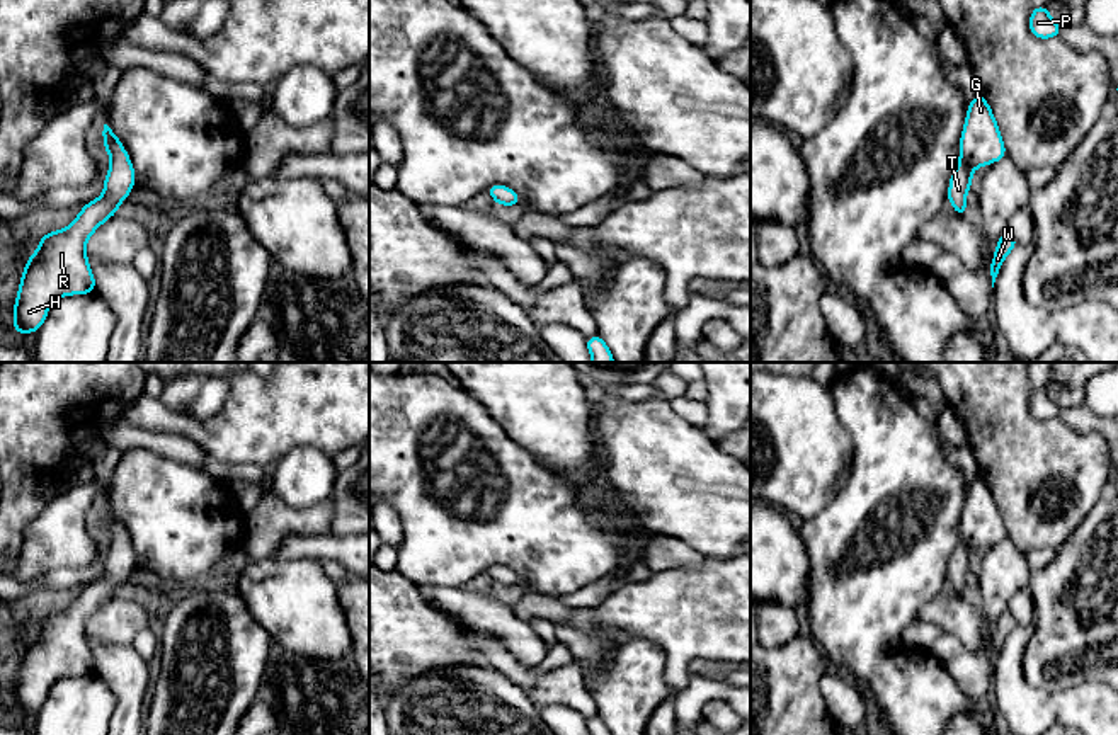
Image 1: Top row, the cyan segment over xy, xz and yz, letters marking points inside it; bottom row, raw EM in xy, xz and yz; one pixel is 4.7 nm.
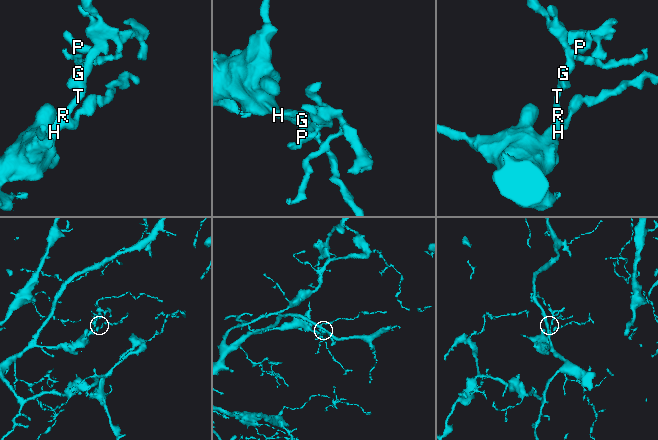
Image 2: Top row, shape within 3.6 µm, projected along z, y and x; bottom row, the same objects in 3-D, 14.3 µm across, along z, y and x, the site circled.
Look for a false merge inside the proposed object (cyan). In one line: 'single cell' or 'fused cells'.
single cell

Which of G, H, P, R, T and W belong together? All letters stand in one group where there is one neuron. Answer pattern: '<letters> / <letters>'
G H P R T W

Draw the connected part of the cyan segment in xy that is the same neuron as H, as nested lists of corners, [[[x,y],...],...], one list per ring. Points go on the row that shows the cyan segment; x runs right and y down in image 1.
[[[104,124],[102,136],[111,157],[104,194],[85,204],[70,226],[48,233],[39,240],[39,248],[24,267],[14,305],[14,332],[24,335],[37,332],[49,306],[58,298],[95,291],[94,274],[85,254],[87,240],[99,225],[117,213],[117,206],[129,196],[134,185],[131,160],[107,124]]]

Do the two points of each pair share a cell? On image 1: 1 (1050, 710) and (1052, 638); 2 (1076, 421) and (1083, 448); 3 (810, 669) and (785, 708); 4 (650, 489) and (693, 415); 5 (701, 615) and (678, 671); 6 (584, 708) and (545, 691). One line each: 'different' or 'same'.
1: different
2: different
3: same
4: different
5: same
6: same

